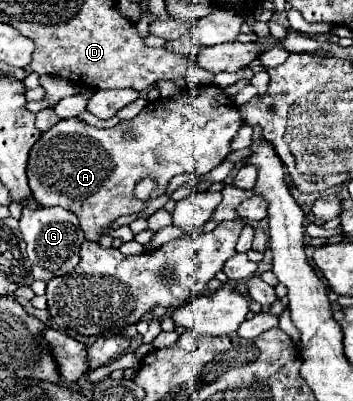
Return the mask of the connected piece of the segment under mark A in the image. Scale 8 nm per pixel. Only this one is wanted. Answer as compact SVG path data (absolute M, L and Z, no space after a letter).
M184 86L174 98L160 98L150 102L136 118L122 120L112 128L98 130L78 118L60 120L32 146L28 160L28 180L34 200L40 206L60 206L74 212L80 220L86 240L100 240L112 222L120 216L140 212L144 202L134 196L134 188L144 178L154 178L156 188L150 198L158 198L166 192L168 182L178 174L190 174L194 178L206 176L228 154L236 132L242 126L242 116L228 94L214 86Z

